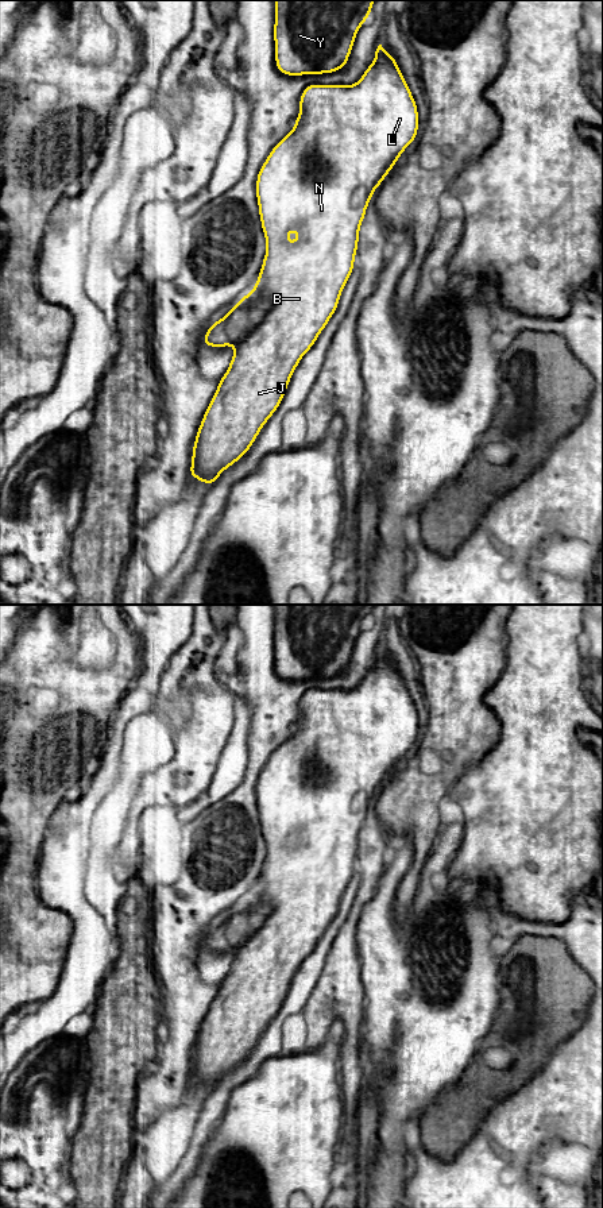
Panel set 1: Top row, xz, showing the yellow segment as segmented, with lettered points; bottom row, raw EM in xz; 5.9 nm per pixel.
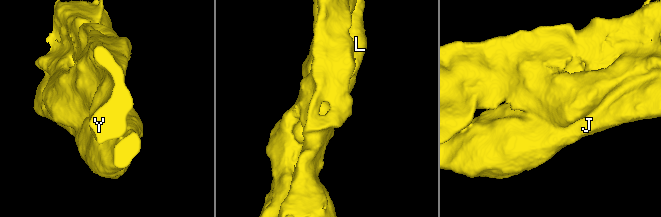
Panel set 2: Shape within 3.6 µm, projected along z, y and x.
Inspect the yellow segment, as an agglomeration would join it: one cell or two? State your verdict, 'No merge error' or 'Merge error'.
Merge error

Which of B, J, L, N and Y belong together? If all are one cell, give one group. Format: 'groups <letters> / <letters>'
groups B J L N / Y

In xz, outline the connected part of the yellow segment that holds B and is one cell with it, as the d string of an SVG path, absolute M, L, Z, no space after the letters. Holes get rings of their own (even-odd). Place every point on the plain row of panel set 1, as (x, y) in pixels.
M382 649L356 688L310 688L299 701L299 713L294 733L274 750L256 781L256 804L267 853L254 896L268 904L271 911L263 925L236 949L229 972L219 985L197 1035L189 1081L209 1092L224 1074L248 1057L267 1024L279 1012L293 976L336 916L341 896L355 875L359 834L376 791L418 738L415 705L395 663ZM293 833L298 837L298 844L287 848L286 841Z

